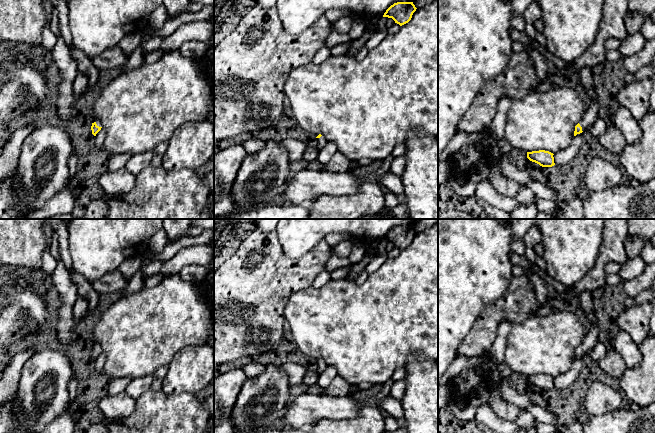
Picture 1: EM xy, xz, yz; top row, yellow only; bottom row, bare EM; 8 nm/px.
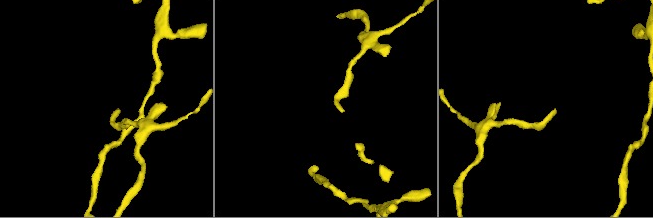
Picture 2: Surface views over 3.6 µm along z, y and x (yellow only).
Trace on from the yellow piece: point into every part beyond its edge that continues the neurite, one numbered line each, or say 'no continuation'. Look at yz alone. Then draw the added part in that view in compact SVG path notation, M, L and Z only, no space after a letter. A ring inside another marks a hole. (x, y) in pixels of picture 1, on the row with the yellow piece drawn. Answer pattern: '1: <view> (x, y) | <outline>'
1: yz (586, 79) | M588 67L581 68L577 71L579 81L590 98L590 105L586 110L582 120L579 122L582 131L585 131L599 115L599 103L596 93L596 83L592 75L592 69Z

